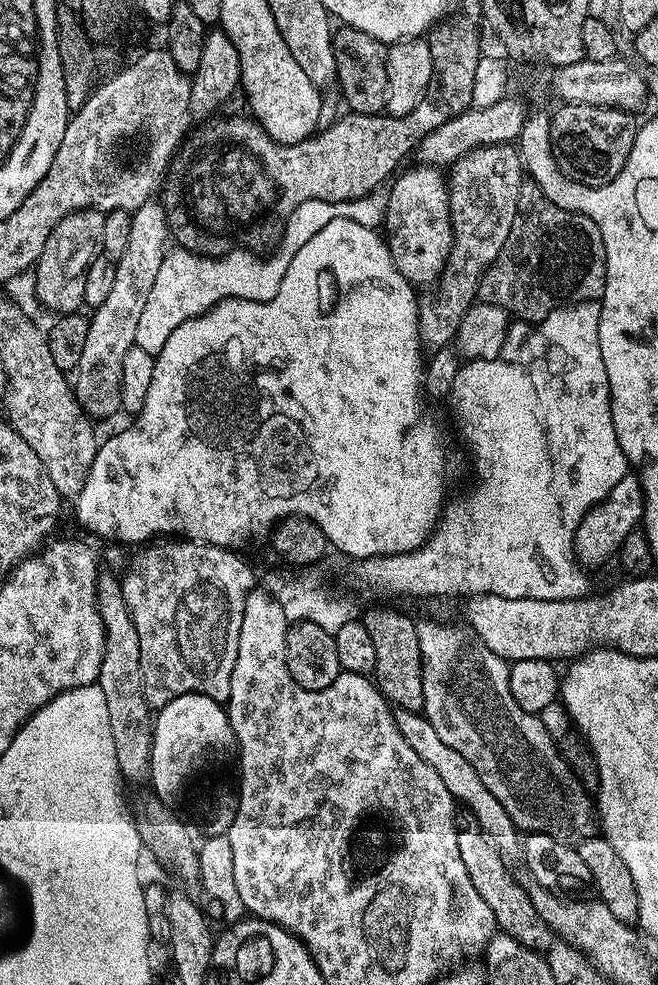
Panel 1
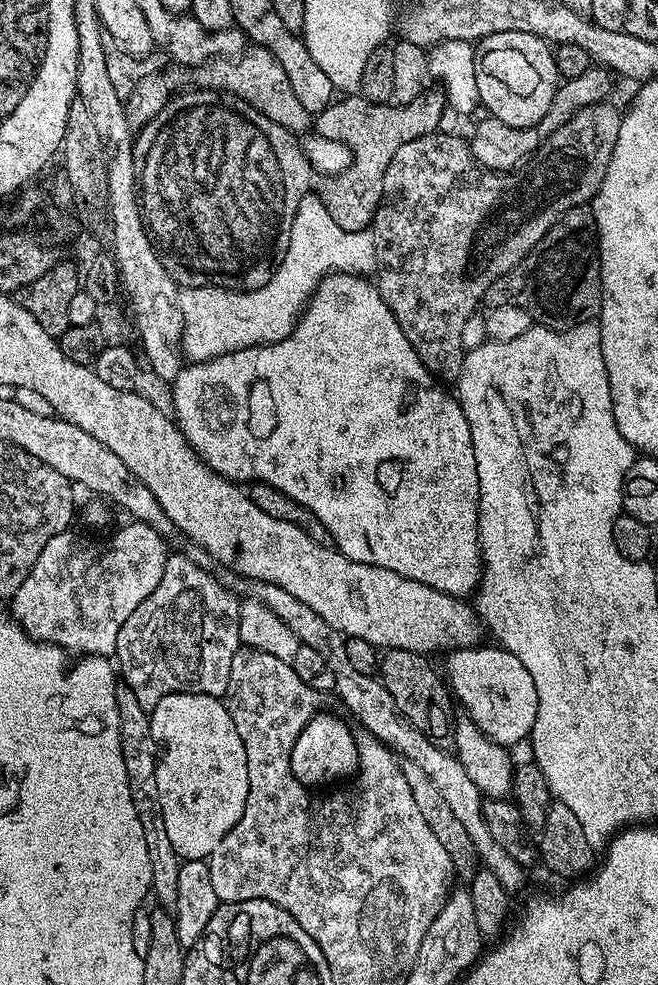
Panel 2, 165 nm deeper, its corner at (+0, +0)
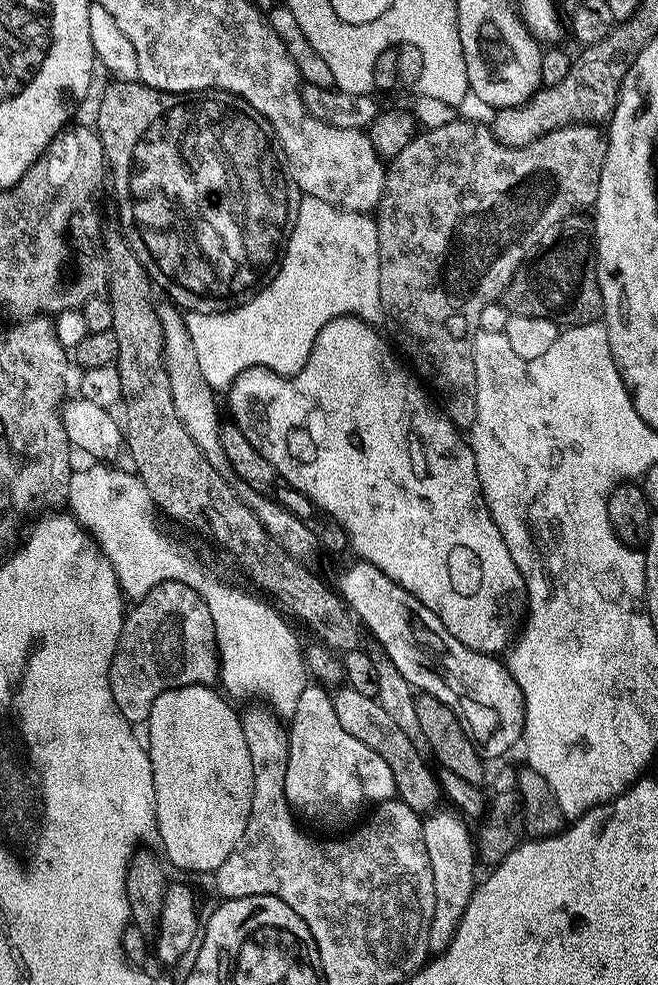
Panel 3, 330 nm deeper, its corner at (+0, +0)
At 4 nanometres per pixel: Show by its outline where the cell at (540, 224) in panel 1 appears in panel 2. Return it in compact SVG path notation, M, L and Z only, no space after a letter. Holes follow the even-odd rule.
M573 210L567 216L557 220L552 229L542 238L542 242L538 242L538 246L534 246L530 254L522 258L518 266L514 266L514 270L510 270L505 276L494 281L485 294L483 303L488 308L507 304L518 306L518 310L526 310L526 314L530 314L537 325L552 328L556 332L564 332L567 328L587 320L596 320L602 306L602 282L600 281L600 249L591 211Z

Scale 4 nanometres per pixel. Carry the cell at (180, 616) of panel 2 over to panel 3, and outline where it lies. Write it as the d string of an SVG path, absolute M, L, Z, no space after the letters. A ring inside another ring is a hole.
M166 581L162 585L154 586L132 609L125 615L120 641L108 667L108 681L114 706L118 706L129 724L139 726L147 721L150 706L154 698L158 698L158 694L182 686L215 685L220 675L220 659L217 656L214 624L206 604L188 586L176 581Z

